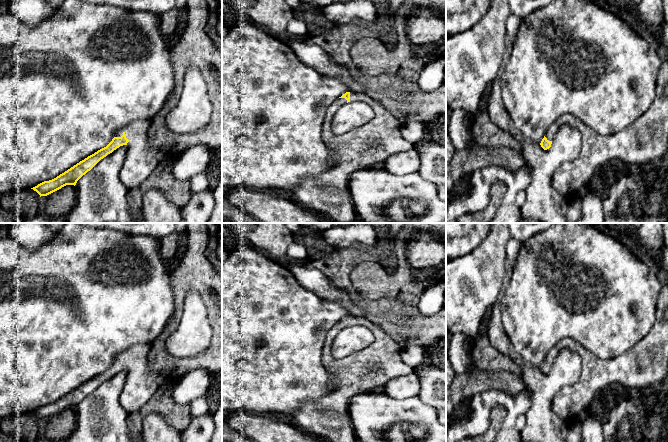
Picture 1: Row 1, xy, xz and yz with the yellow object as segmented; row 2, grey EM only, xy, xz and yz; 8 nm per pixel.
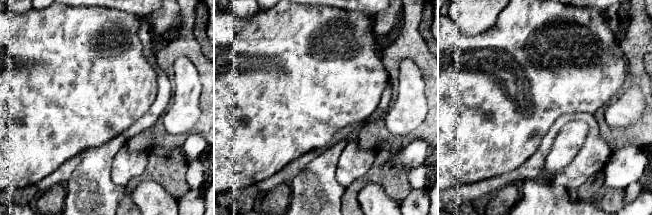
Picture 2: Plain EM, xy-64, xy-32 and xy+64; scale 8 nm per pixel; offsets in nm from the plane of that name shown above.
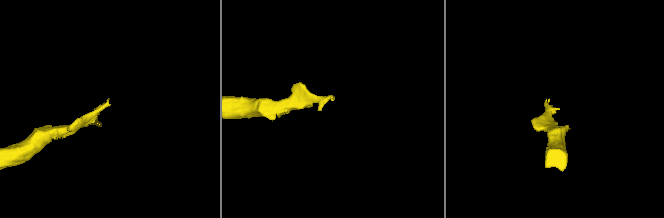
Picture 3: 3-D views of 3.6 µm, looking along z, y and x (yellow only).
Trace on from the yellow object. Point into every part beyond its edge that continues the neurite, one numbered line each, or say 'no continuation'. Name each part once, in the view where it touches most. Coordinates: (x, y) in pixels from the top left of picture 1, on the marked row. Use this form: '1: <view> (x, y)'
1: xy (142, 159)

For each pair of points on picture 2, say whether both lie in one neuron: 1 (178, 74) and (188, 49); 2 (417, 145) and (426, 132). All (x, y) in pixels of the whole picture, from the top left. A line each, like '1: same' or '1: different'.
1: different
2: different

